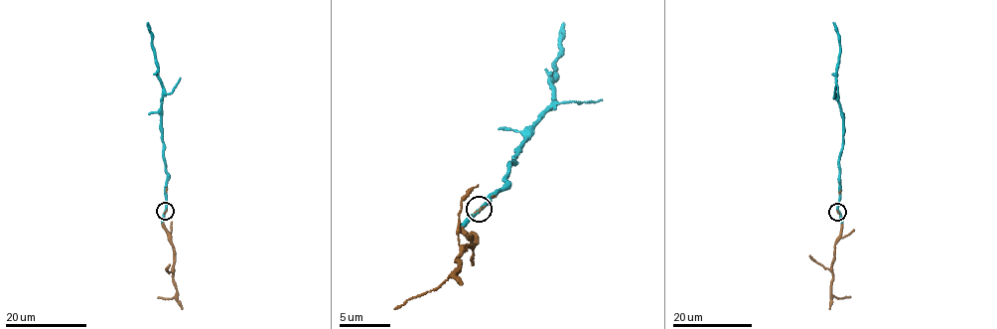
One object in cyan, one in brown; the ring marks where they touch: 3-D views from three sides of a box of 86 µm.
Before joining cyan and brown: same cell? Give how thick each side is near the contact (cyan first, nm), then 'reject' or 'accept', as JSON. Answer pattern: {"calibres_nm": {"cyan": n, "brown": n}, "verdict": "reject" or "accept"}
{"calibres_nm": {"cyan": 300, "brown": 80}, "verdict": "accept"}

